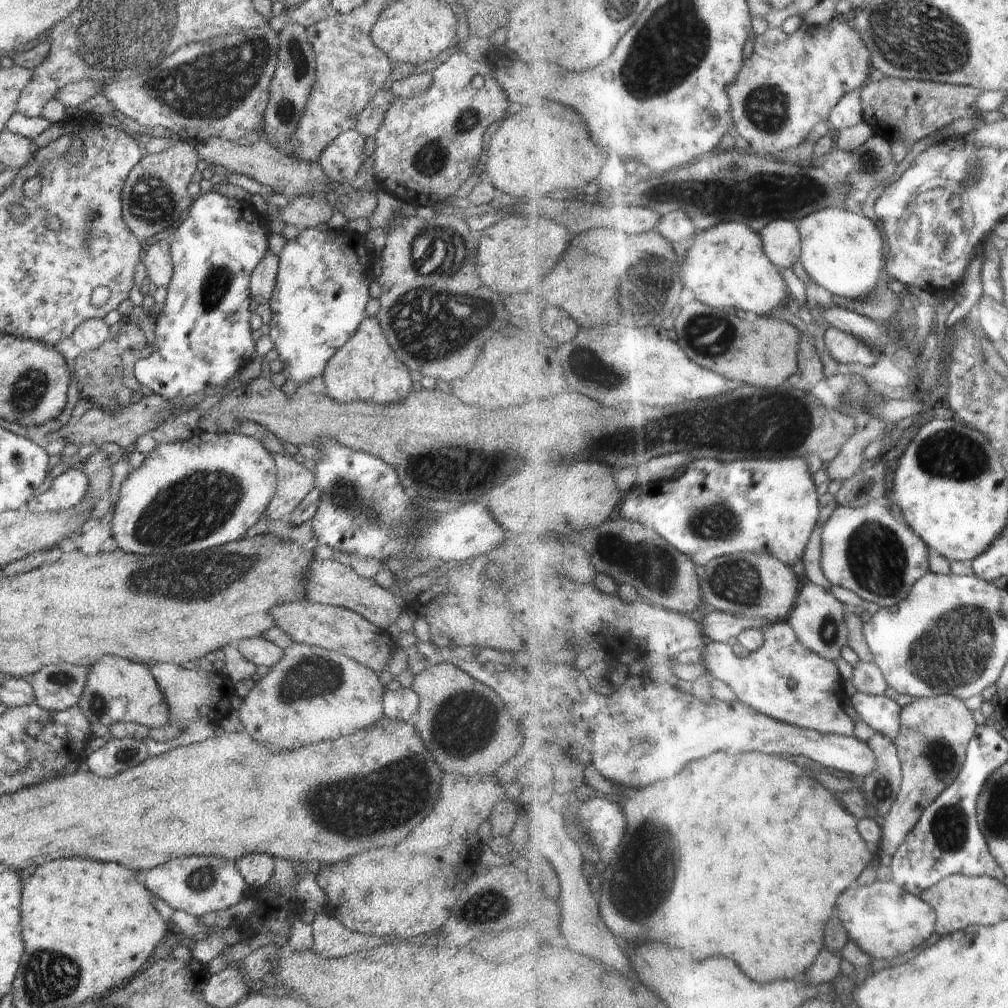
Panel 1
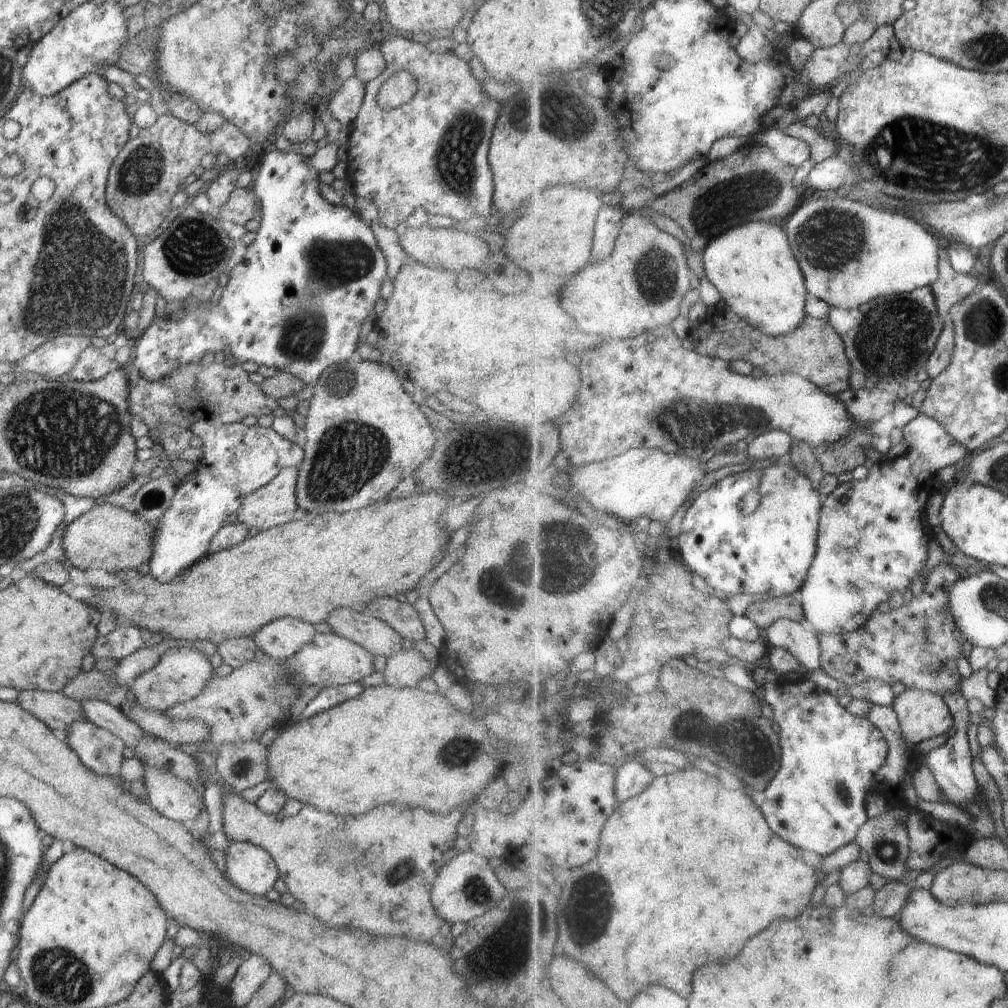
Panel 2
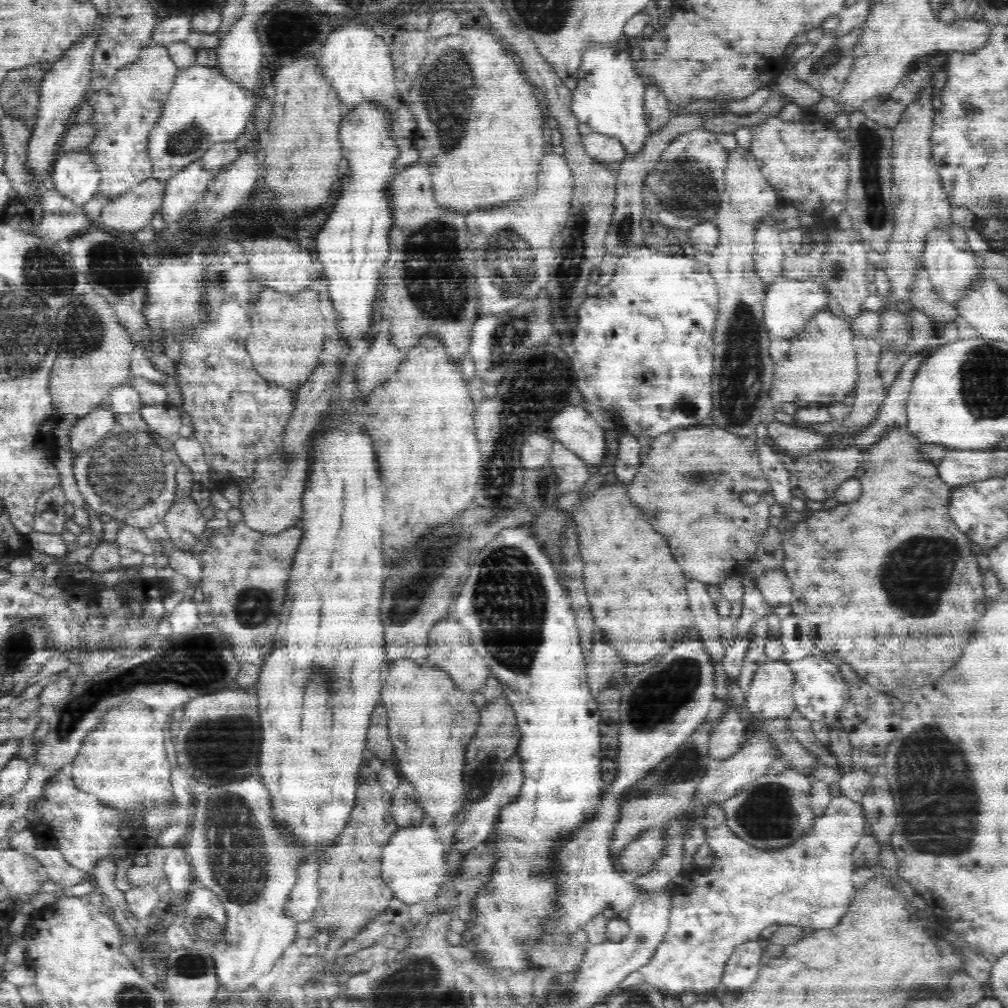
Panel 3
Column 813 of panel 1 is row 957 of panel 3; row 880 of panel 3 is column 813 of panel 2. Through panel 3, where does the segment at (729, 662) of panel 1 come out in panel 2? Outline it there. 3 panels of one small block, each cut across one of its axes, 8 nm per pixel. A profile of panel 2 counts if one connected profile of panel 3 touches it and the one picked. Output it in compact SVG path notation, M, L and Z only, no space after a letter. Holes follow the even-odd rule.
M811 675L804 682L799 684L782 684L782 682L768 681L760 692L762 693L764 703L774 710L775 722L772 728L776 732L781 733L781 741L783 744L783 767L780 769L779 775L776 776L771 786L765 792L764 812L768 812L768 822L772 824L772 828L776 828L776 834L784 837L784 840L796 845L801 849L821 854L822 857L830 856L839 851L843 846L854 843L863 830L864 825L870 820L871 816L868 812L868 797L874 791L876 779L880 769L887 763L891 752L891 745L887 741L885 734L871 721L870 718L856 716L855 713L848 710L840 704L840 696L833 695L831 692L821 690L819 684L814 681Z

